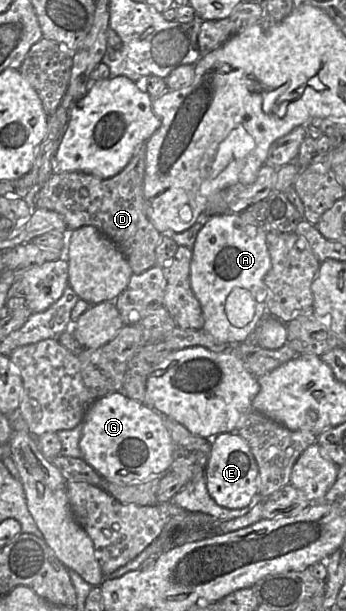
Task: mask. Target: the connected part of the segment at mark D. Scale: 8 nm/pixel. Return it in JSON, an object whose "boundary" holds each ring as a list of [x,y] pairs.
{"boundary":[[[146,142],[135,151],[126,167],[117,175],[103,179],[81,172],[53,173],[37,192],[34,204],[59,213],[67,230],[94,226],[113,241],[127,258],[132,272],[140,274],[156,265],[156,247],[162,234],[147,217],[143,194]]]}

